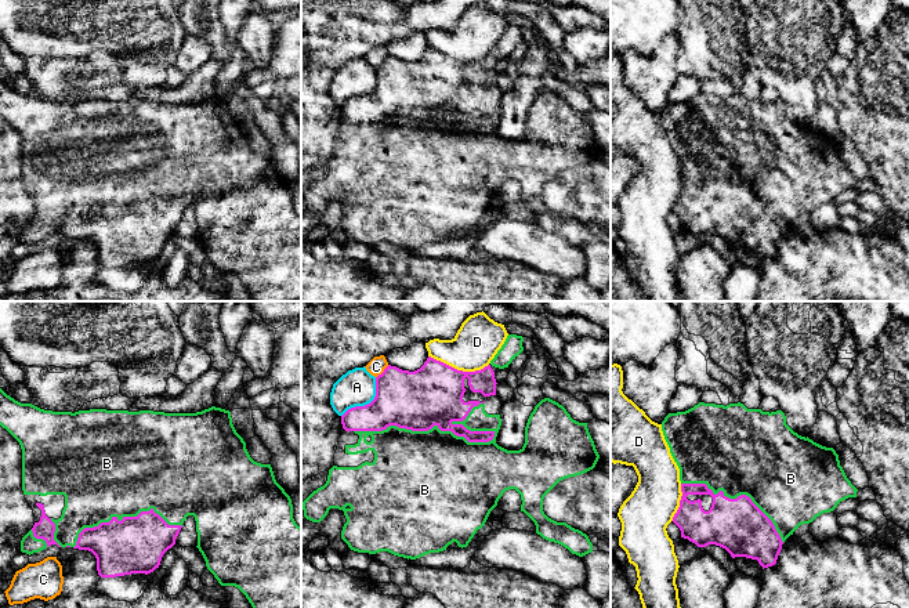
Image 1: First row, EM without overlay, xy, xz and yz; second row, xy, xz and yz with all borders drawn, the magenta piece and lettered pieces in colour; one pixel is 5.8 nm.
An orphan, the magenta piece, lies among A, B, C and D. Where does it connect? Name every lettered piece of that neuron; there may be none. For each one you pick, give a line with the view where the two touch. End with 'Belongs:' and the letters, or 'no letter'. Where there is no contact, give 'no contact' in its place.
B: xz
Belongs: B

